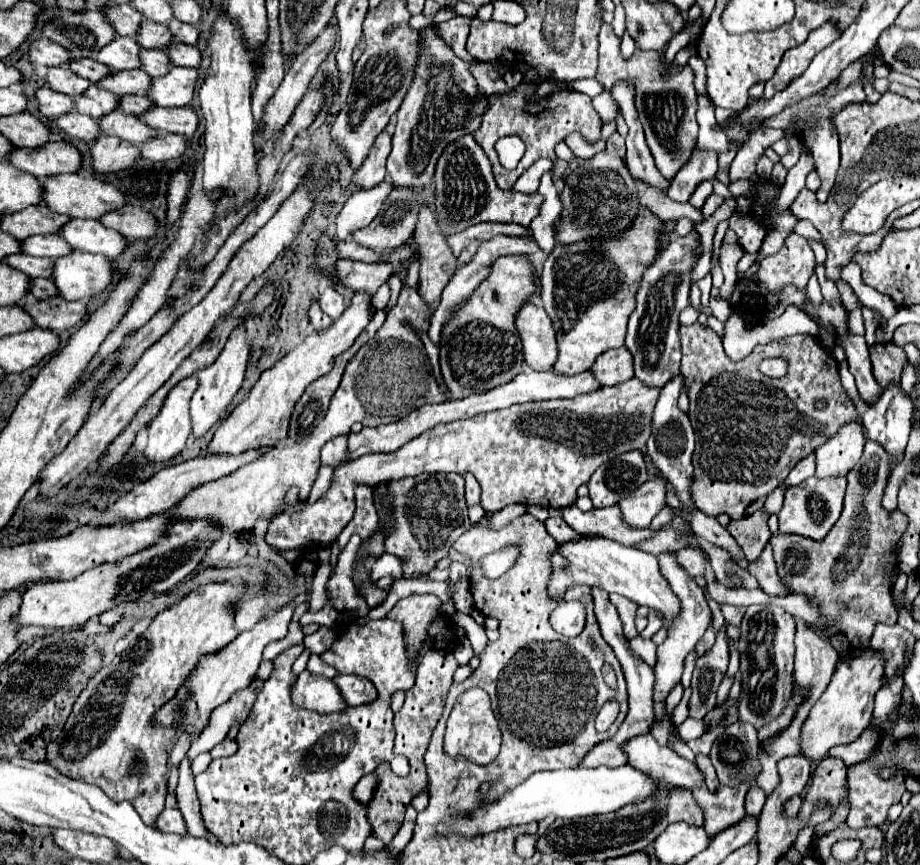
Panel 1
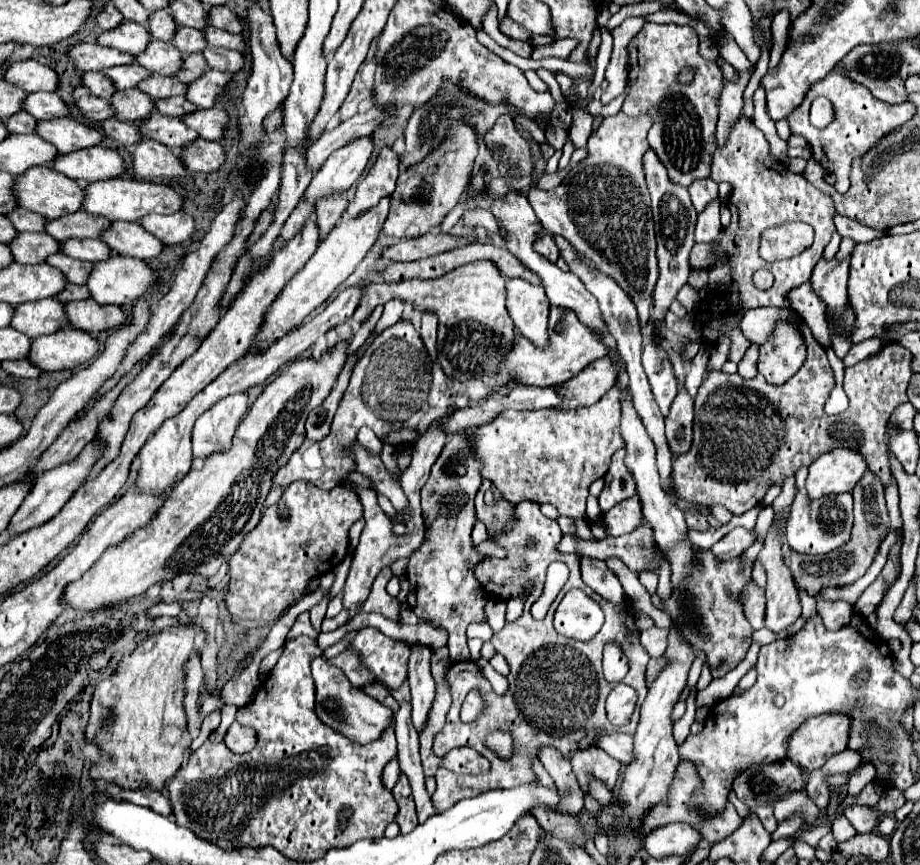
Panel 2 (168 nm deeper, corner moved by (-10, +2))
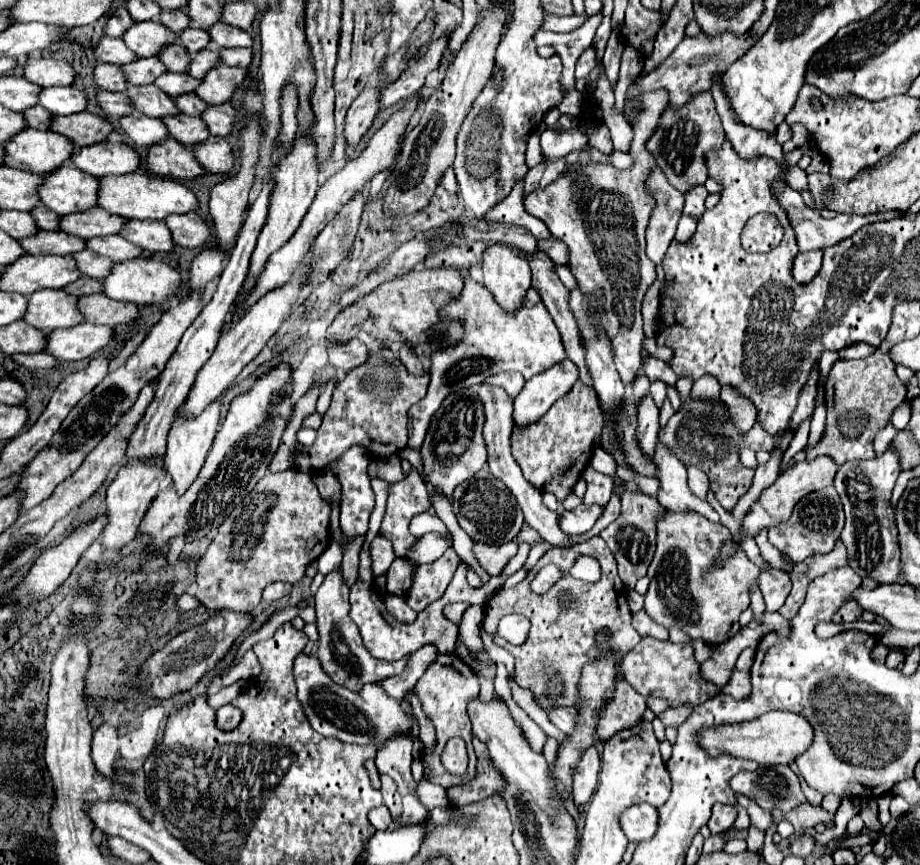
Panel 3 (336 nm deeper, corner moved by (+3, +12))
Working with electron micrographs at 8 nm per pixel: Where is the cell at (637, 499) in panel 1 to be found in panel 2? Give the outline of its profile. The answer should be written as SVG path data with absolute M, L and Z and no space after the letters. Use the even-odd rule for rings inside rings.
M629 497L615 505L611 511L605 513L605 525L611 537L619 537L625 533L635 531L643 523L643 513L641 513L641 499Z

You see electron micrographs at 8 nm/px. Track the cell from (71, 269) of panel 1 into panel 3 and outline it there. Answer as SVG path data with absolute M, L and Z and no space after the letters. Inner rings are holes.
M134 259L132 263L116 263L104 283L104 293L116 301L130 301L136 305L162 305L168 297L180 293L182 277L170 265L156 259Z

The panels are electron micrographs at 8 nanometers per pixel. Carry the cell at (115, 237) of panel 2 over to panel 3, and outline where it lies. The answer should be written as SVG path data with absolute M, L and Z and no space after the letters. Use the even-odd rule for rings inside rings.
M134 219L128 223L128 231L122 231L130 243L144 247L150 253L156 251L172 251L176 245L172 241L172 233L164 221L138 221Z

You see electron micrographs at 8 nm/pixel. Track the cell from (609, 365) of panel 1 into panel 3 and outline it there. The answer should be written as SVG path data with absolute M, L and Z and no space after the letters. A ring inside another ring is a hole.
M568 359L526 381L522 393L514 399L514 425L526 429L528 425L542 419L552 403L566 395L568 387L572 387L572 383L576 381L576 365Z

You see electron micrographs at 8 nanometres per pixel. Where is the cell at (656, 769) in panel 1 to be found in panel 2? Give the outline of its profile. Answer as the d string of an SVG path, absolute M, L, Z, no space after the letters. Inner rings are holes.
M625 733L601 735L597 737L597 747L601 747L611 757L621 761L623 767L627 767L633 761L633 735L625 735Z

